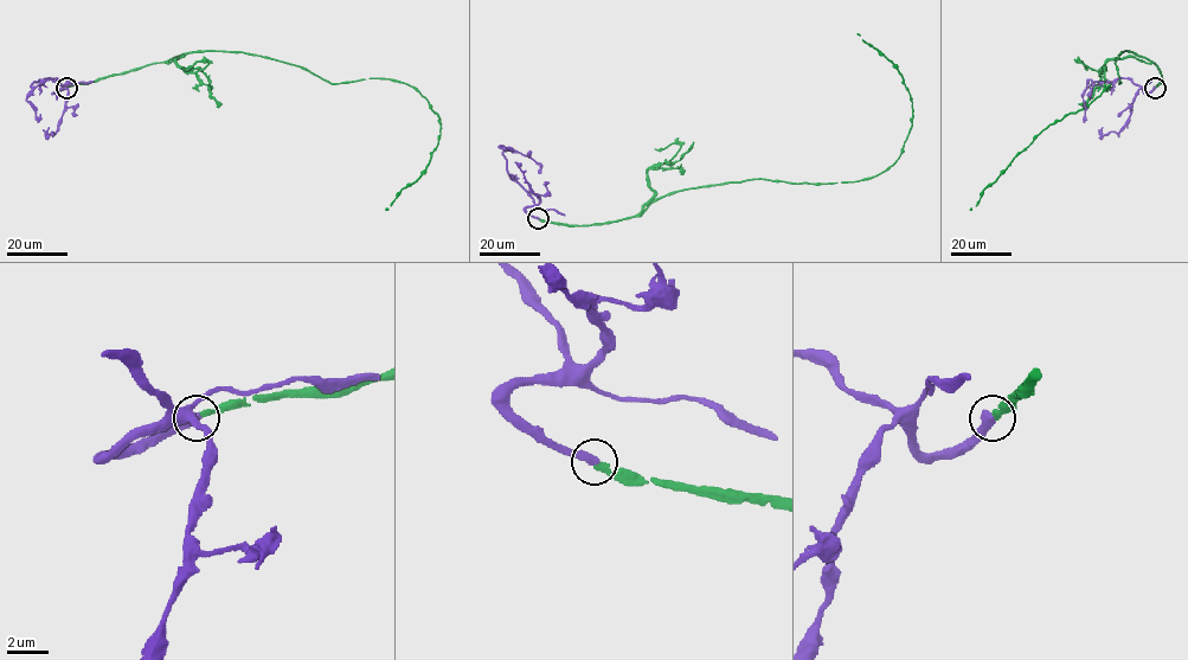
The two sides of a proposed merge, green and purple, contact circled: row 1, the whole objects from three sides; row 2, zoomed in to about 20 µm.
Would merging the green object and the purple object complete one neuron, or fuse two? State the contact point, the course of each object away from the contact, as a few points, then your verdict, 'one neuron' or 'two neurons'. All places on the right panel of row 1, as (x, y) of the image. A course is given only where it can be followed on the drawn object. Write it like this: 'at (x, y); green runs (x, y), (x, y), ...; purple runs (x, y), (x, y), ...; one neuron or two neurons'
at (1155, 88); green runs (1155, 88), (1162, 79), (1155, 63), (1121, 53), (1119, 83), (1048, 125), (970, 210); purple runs (1155, 88), (1143, 93), (1129, 78), (1118, 78), (1087, 87), (1090, 79), (1095, 84), (1109, 79); one neuron

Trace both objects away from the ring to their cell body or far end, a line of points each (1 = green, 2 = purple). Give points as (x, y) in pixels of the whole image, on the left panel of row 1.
1: (65, 88), (207, 51), (267, 56), (331, 83), (406, 83), (437, 114), (441, 135), (423, 173), (385, 210)
2: (65, 88), (53, 93), (62, 88), (55, 78), (31, 84), (50, 79), (65, 84), (66, 79)

